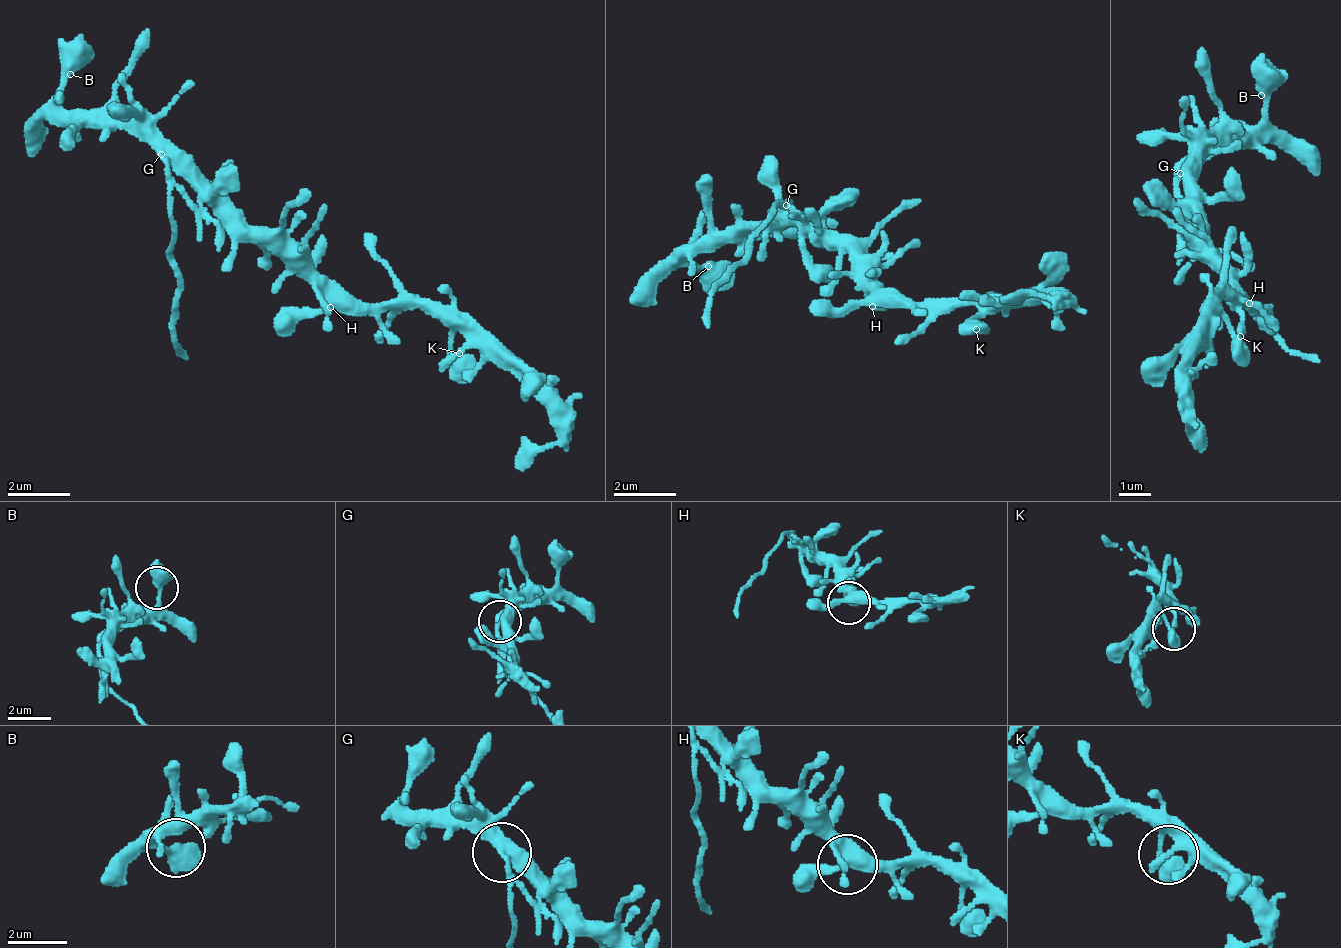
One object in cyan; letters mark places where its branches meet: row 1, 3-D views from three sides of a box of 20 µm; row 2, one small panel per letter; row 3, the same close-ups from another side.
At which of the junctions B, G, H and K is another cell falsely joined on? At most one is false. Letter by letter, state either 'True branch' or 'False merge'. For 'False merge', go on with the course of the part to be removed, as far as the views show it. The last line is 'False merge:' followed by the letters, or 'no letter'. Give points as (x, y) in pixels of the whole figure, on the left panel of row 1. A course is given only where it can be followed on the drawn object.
B: True branch
G: False merge. Course of the part to remove: (160, 152), (189, 361)
H: True branch
K: True branch
False merge: G

